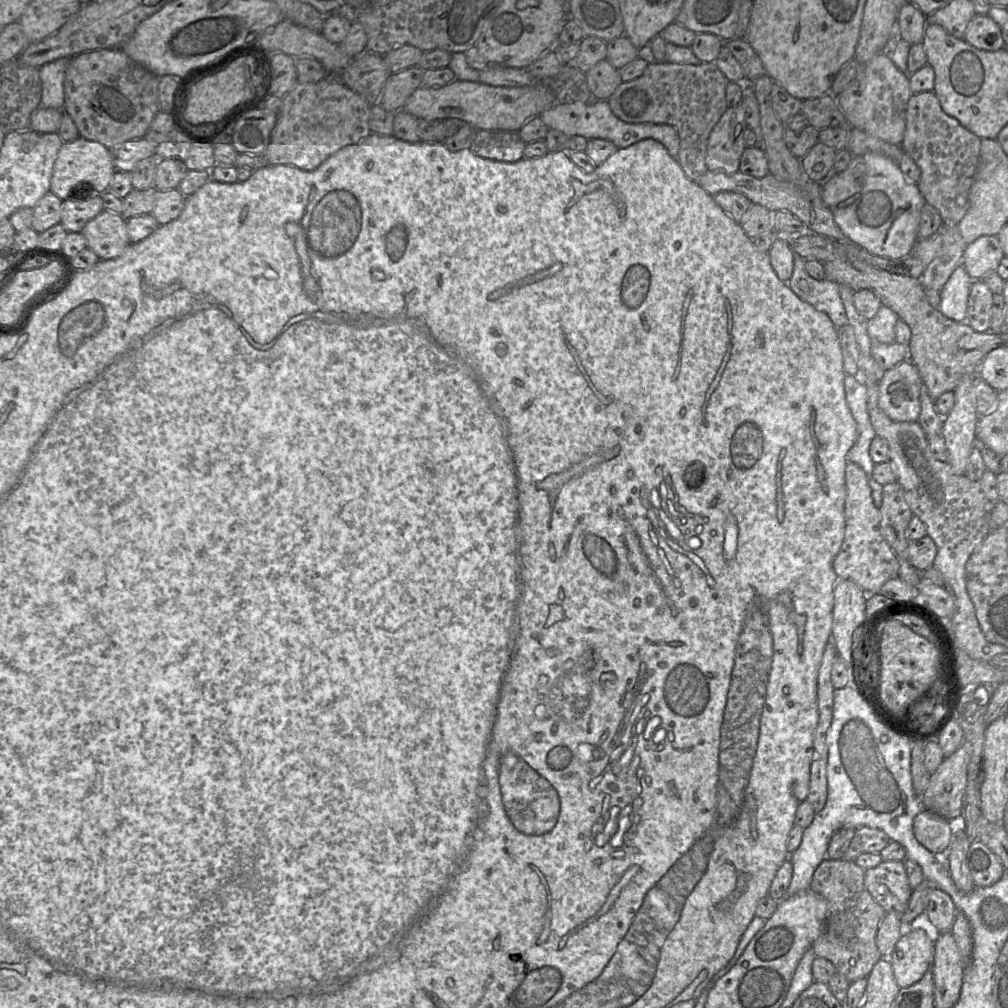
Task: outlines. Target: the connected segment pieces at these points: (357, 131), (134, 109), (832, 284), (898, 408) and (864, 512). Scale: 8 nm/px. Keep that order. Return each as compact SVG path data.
M328 73L316 83L297 83L283 97L282 110L263 155L270 165L315 170L343 147L356 144L372 133L370 108L365 98Z
M120 48L86 51L70 59L64 80L64 113L74 121L79 135L113 149L119 144L144 137L153 119L160 111L158 97L159 77L134 62Z
M795 256L793 273L787 284L799 298L826 313L836 328L848 324L838 282L812 278L805 269L806 261L804 257Z
M904 360L879 380L880 409L895 422L918 421L923 381L916 366Z
M853 462L846 464L845 486L845 534L841 548L834 558L833 569L838 578L853 581L867 594L877 594L885 582L899 577L898 556L881 533L880 510L874 505L868 476Z

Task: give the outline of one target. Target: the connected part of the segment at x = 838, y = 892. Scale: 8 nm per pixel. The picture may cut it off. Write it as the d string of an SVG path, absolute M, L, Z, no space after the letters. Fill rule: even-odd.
M826 857L815 870L809 887L828 902L824 932L812 945L814 953L831 961L849 982L867 978L882 957L876 945L876 934L886 911L866 889L864 873L855 861Z

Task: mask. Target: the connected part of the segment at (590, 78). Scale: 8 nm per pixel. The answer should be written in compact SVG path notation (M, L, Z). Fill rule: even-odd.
M606 58L596 63L586 73L588 88L593 99L607 100L622 82L619 70Z

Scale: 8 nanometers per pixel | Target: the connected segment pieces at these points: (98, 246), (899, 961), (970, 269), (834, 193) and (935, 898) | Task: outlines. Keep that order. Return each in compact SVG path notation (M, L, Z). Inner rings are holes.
M101 211L89 220L81 233L91 249L101 260L118 257L129 245L127 219L122 214Z
M923 929L904 930L897 941L889 961L900 988L919 981L931 968L934 941Z
M981 236L964 249L962 265L972 280L996 271L1005 256L997 236Z
M867 152L863 155L853 156L849 165L845 170L840 173L832 173L824 182L818 182L822 185L822 198L825 205L831 210L834 220L842 232L854 243L866 249L869 253L882 256L890 259L898 259L911 256L916 242L919 240L918 230L920 223L921 210L926 203L922 196L918 185L911 183L902 173L899 164L892 160L890 157L875 153Z
M931 885L927 894L925 911L939 932L951 931L957 909L949 894Z

